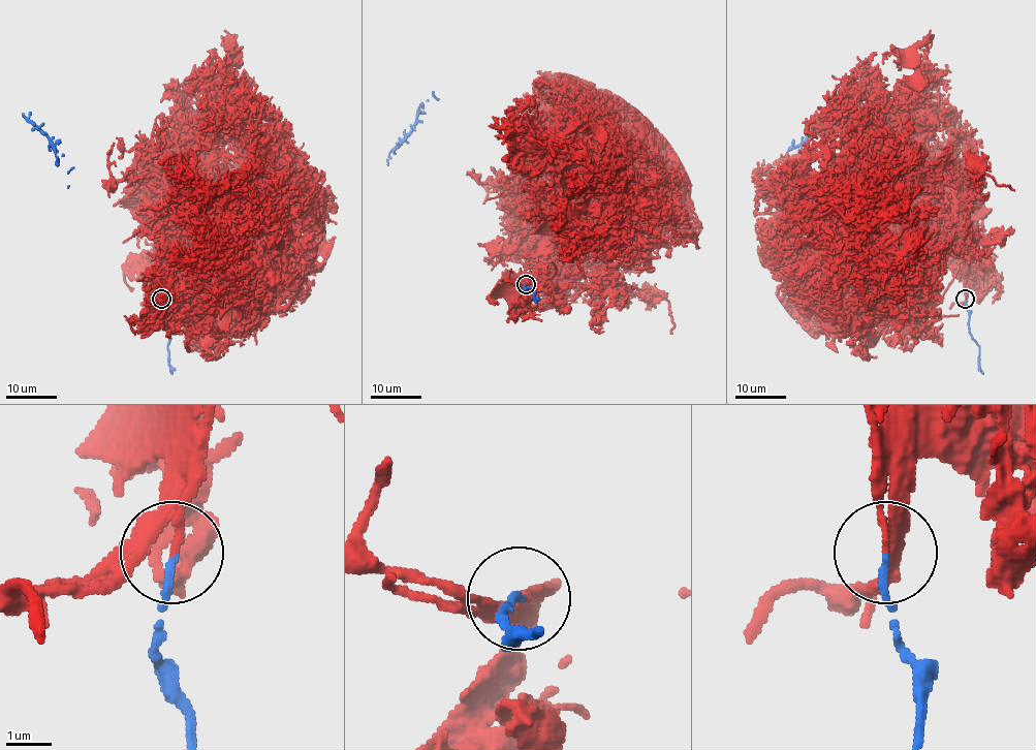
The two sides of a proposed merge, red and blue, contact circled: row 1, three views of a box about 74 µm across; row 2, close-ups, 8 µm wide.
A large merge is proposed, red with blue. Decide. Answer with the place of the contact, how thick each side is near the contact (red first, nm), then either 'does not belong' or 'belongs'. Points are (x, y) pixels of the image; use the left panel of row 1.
place (161, 299); calibres 140 and 150 nm; does not belong

